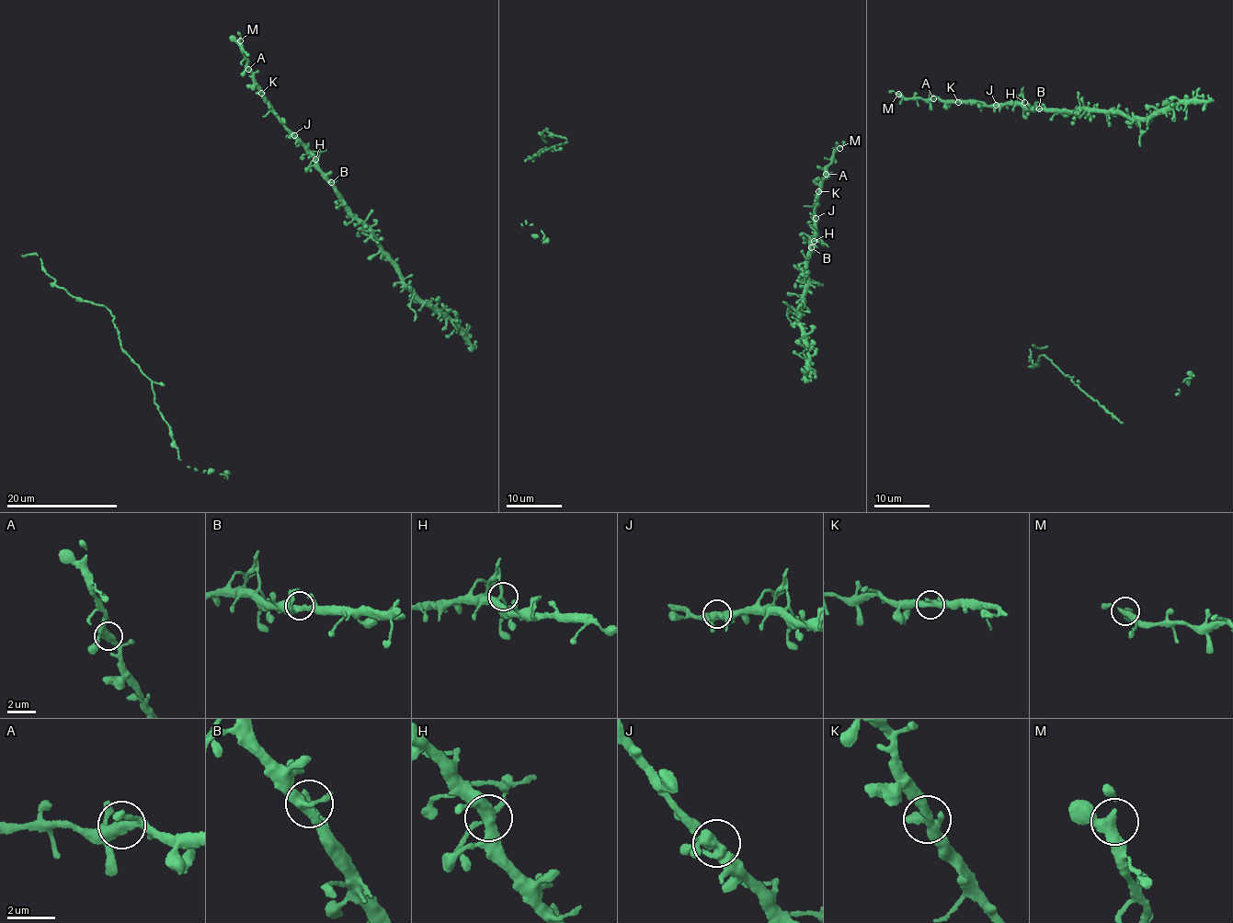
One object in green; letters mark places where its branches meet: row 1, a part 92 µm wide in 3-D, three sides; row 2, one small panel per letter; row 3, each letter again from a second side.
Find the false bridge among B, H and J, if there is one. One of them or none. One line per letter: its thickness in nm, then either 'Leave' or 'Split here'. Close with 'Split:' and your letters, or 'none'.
B: Thickness 280 nm. Leave
H: Thickness 280 nm. Leave
J: Thickness 280 nm. Leave
Split: none

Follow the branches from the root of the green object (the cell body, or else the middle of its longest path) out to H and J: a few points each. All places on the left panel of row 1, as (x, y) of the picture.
H: (330, 184), (315, 159)
J: (330, 184), (317, 161), (295, 134)

